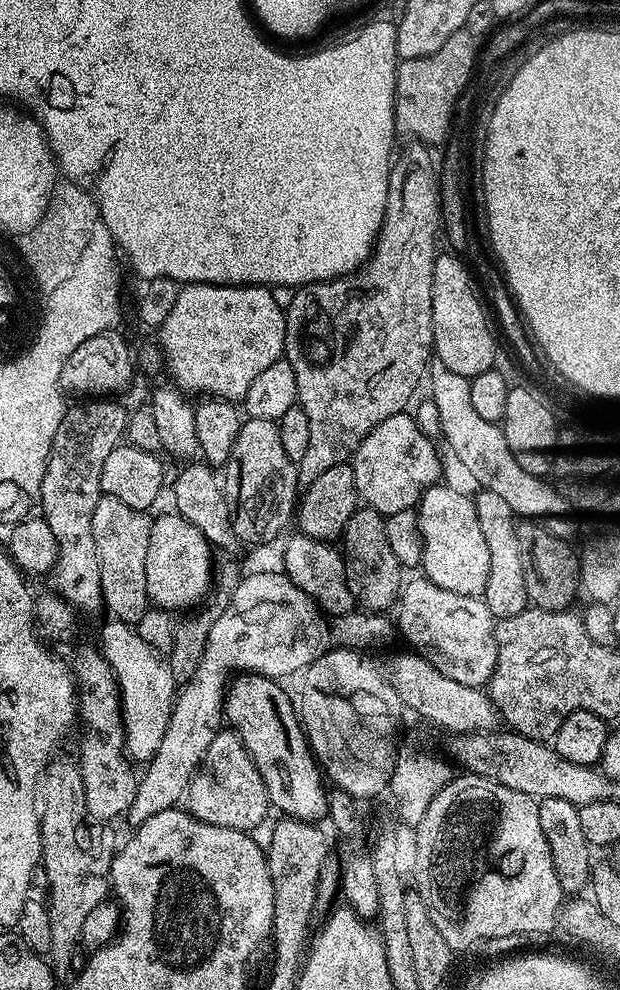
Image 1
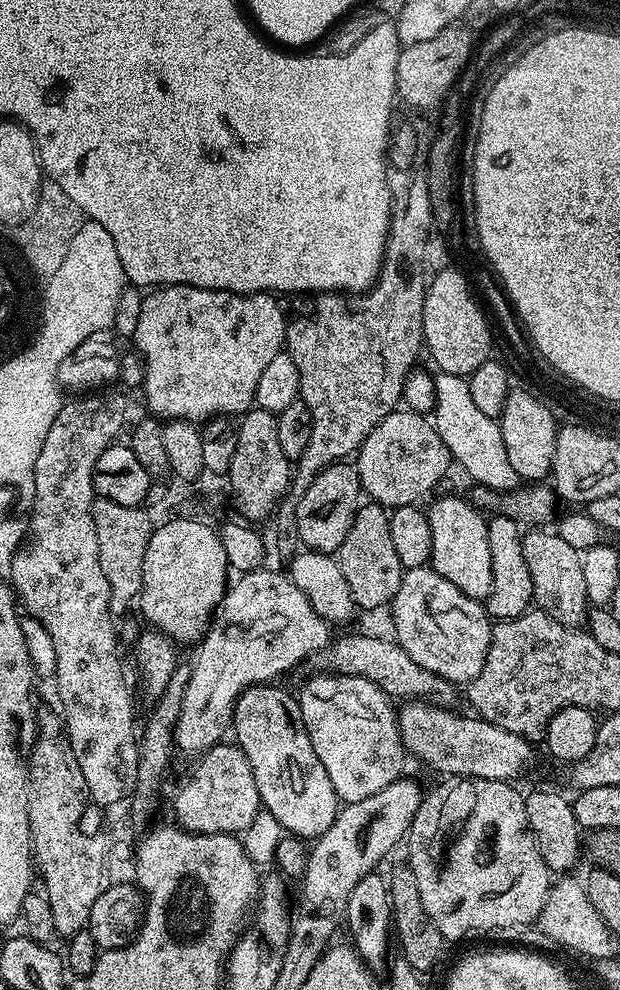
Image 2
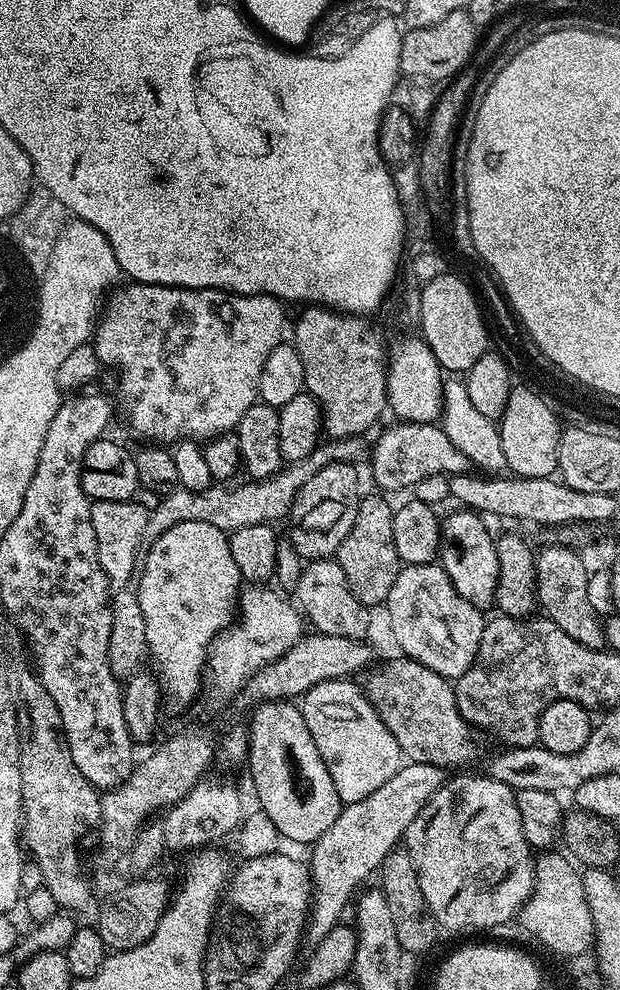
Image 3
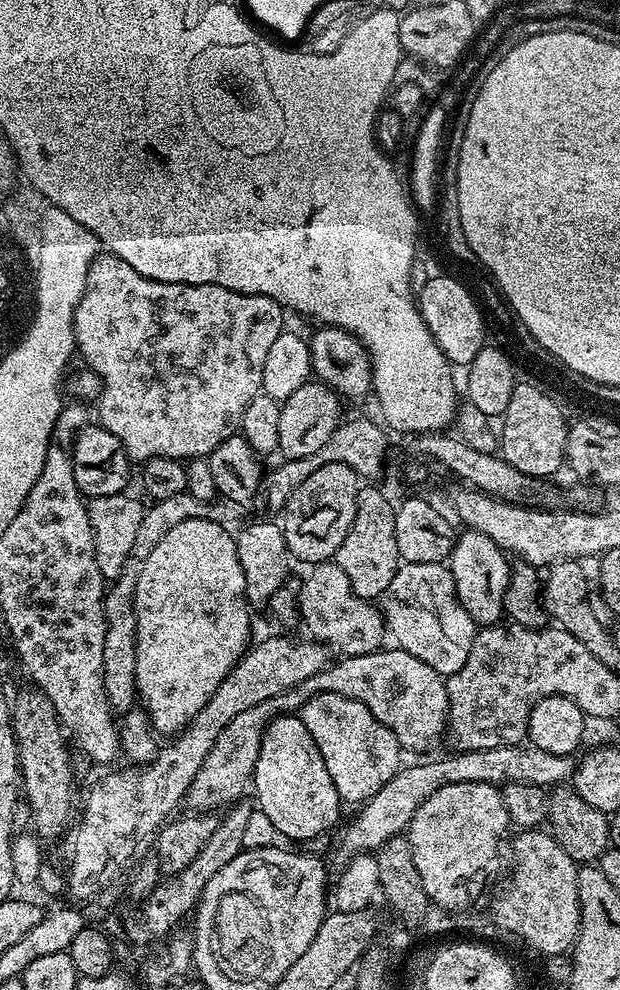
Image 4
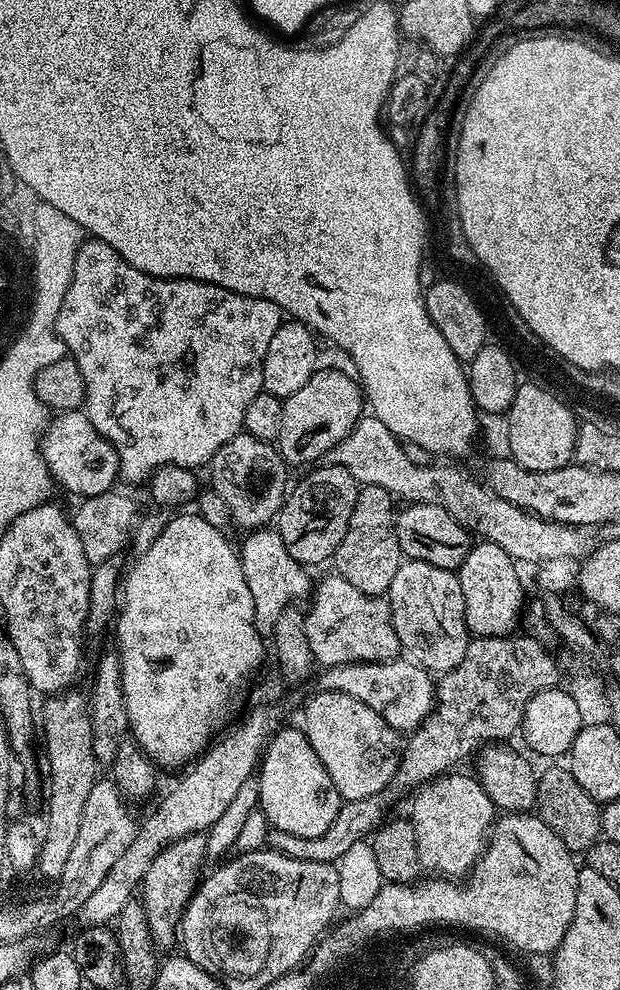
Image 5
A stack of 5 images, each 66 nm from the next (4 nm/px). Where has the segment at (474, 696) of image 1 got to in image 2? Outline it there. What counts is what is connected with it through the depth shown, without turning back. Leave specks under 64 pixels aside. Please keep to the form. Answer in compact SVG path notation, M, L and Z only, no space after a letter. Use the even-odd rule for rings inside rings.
M340 636L333 639L320 653L318 661L325 673L337 676L361 676L374 682L384 690L390 698L400 700L426 700L429 704L441 706L455 705L457 685L450 683L446 678L418 666L406 650L397 644L395 639L383 640L380 636Z

